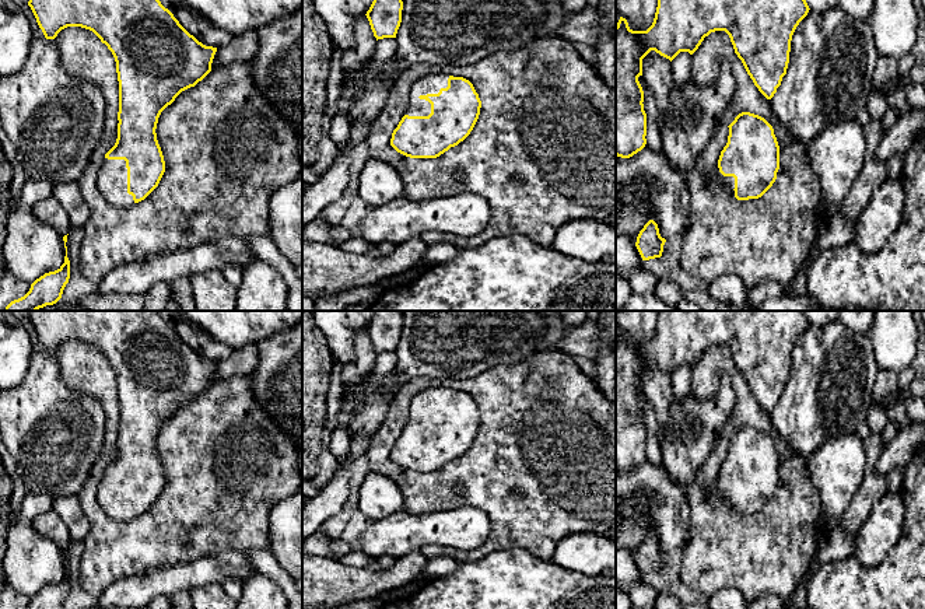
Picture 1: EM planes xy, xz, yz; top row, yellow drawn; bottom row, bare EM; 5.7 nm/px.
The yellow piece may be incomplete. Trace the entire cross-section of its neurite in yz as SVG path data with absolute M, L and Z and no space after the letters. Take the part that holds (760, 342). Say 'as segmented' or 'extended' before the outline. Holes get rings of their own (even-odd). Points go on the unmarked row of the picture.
as segmented | M658 311L655 332L647 344L633 344L620 330L616 339L616 469L630 472L647 458L638 391L642 372L651 364L672 375L680 365L693 368L711 346L725 344L754 399L771 413L786 388L792 349L809 323L805 311Z

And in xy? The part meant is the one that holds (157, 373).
extended | M29 311L28 319L46 353L55 353L67 340L81 340L92 344L112 365L119 395L118 452L105 468L97 497L106 515L116 521L125 522L144 514L165 486L155 447L158 431L182 405L195 400L211 385L217 361L206 360L190 349L158 311Z

